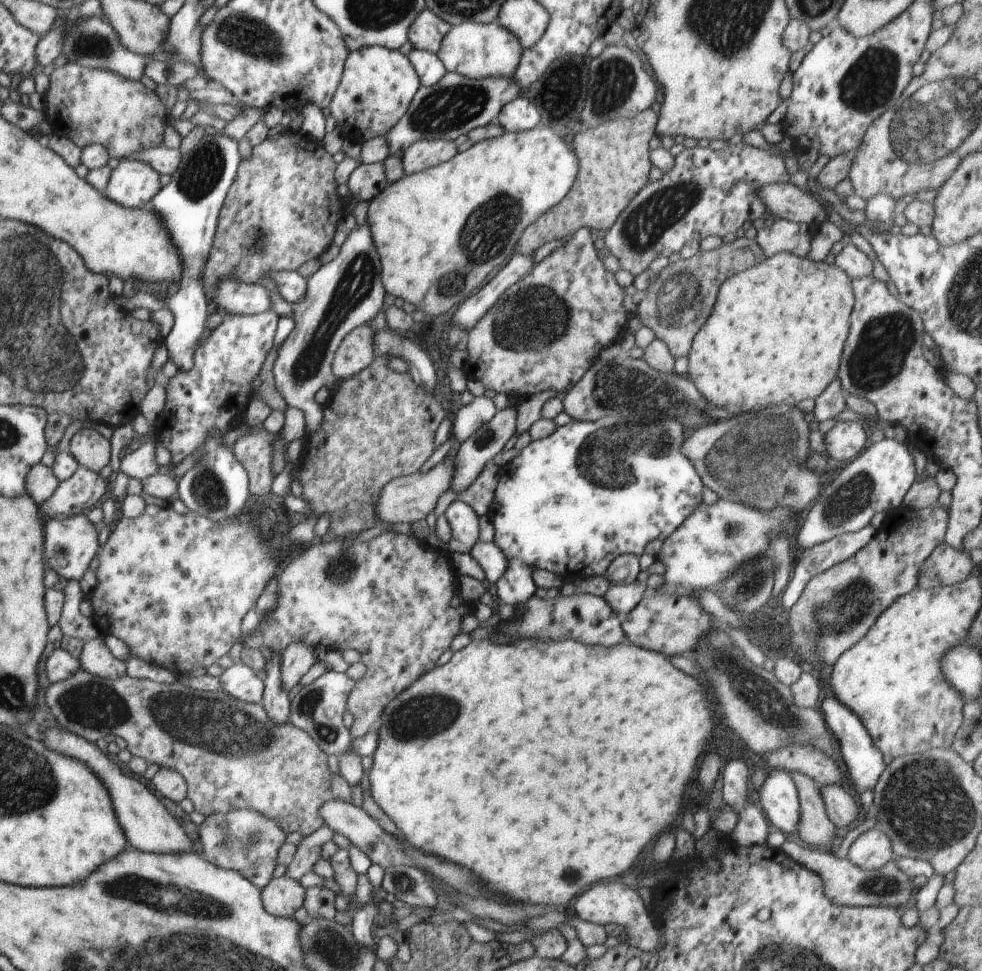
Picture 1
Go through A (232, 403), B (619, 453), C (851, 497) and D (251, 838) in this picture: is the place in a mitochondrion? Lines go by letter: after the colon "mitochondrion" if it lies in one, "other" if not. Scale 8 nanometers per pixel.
A: other
B: mitochondrion
C: mitochondrion
D: mitochondrion

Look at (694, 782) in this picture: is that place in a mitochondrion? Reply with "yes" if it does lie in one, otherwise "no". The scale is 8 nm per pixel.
no

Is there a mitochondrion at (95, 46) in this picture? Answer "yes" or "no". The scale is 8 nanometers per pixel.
yes

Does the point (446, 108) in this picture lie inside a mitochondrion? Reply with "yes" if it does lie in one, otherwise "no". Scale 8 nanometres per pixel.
yes

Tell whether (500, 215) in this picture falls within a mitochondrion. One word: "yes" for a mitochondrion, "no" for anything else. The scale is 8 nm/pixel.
yes

